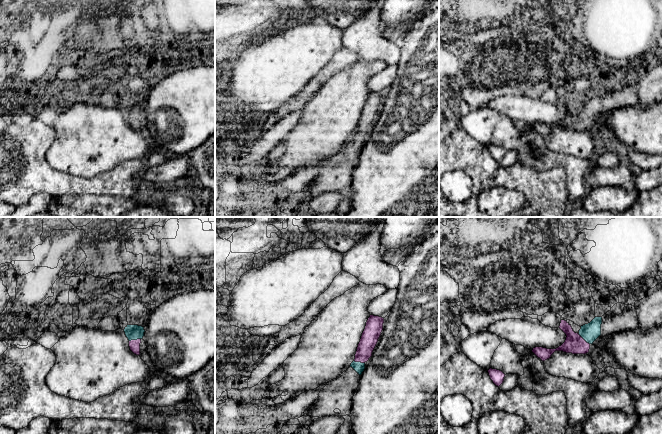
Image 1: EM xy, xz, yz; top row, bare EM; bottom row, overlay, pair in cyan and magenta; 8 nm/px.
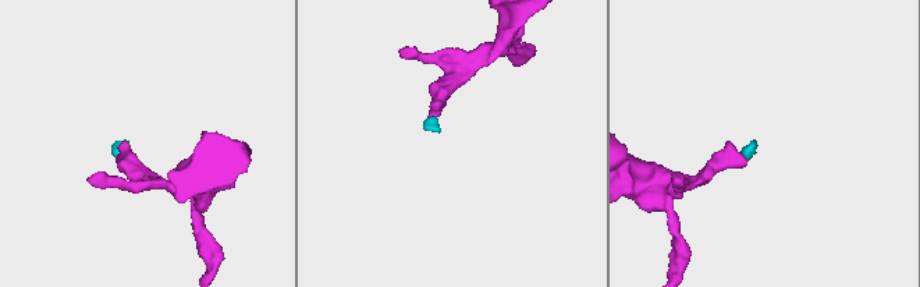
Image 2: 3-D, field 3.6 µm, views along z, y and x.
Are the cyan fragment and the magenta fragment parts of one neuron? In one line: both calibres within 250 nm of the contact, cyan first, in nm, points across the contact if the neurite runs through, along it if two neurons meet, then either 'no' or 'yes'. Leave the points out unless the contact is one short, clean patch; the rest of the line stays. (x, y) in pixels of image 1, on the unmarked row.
130/90 nm | across xy (133, 108), (134, 115), (134, 121) | yes

